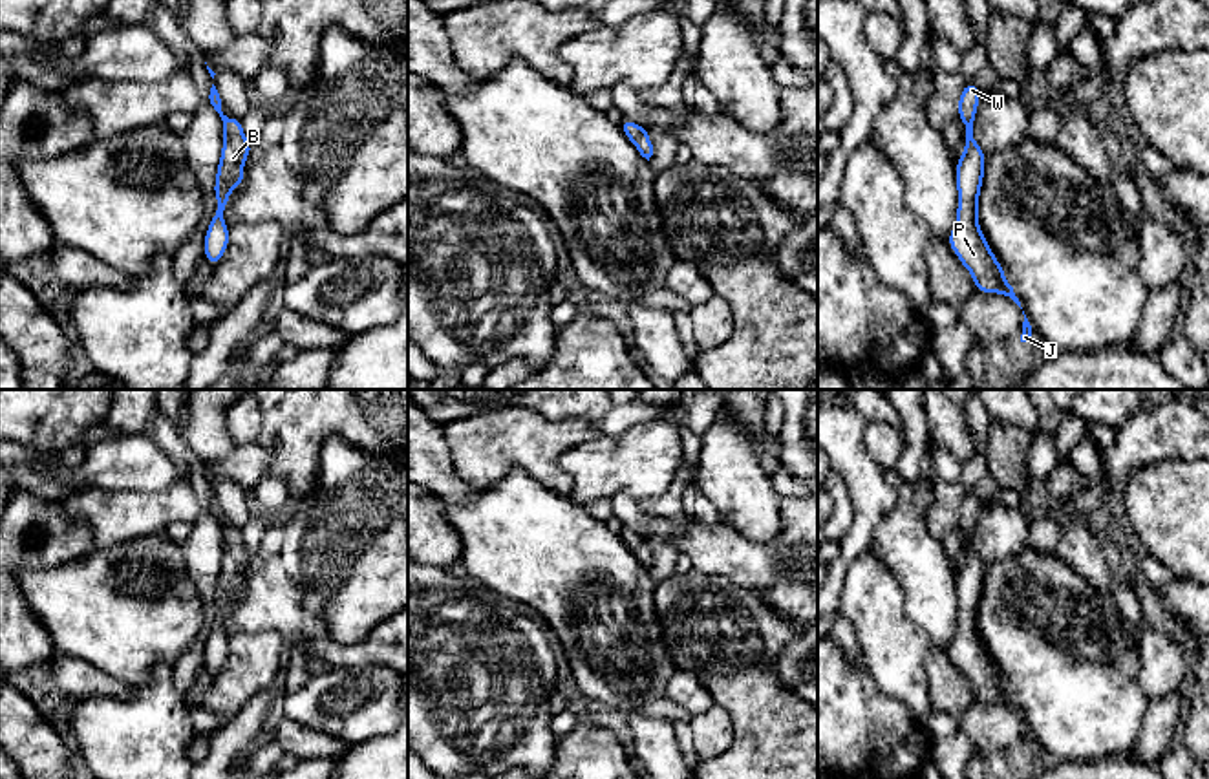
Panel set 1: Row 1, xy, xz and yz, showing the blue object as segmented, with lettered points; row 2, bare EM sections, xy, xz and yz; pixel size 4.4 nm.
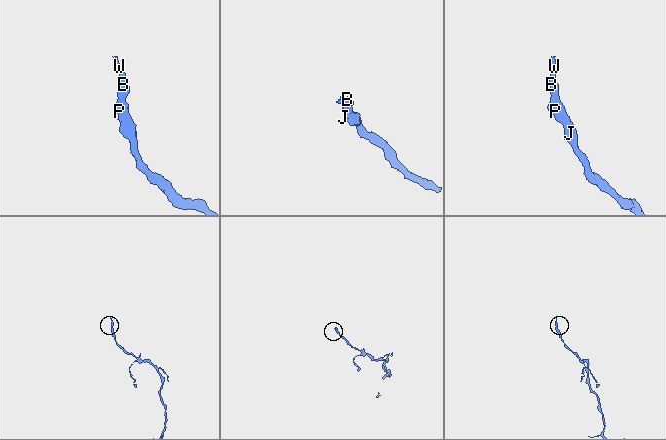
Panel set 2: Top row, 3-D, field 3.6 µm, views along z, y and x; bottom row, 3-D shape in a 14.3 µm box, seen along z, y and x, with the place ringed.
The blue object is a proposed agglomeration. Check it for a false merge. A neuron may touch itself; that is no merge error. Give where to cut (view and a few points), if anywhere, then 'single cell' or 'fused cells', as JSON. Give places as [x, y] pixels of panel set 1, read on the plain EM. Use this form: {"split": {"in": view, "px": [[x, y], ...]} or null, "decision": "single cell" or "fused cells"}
{"split": null, "decision": "single cell"}

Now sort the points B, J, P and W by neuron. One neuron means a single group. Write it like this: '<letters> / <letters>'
B J P W

